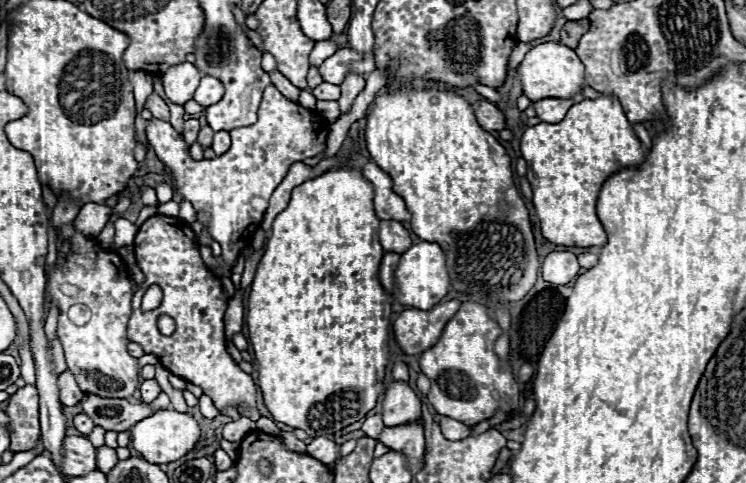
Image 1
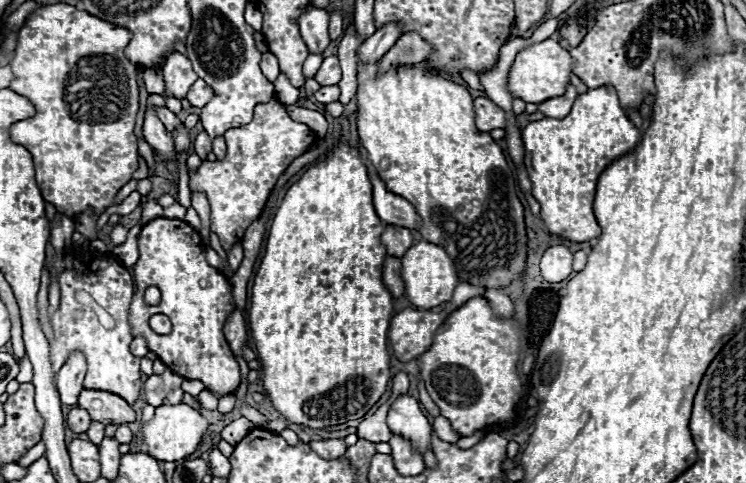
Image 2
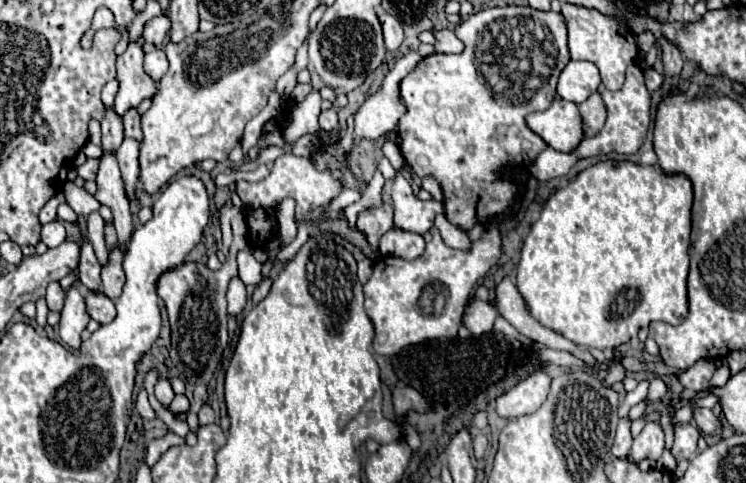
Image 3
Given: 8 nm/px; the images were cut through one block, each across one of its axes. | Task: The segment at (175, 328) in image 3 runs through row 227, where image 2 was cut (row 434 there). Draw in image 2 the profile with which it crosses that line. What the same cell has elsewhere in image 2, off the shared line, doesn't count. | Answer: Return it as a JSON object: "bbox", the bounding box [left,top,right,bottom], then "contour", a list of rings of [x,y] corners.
{"bbox":[224,418,254,446],"contour":[[[238,418],[234,422],[230,422],[226,428],[224,428],[224,440],[232,446],[236,446],[250,430],[254,428],[252,422],[248,422],[246,418]]]}

